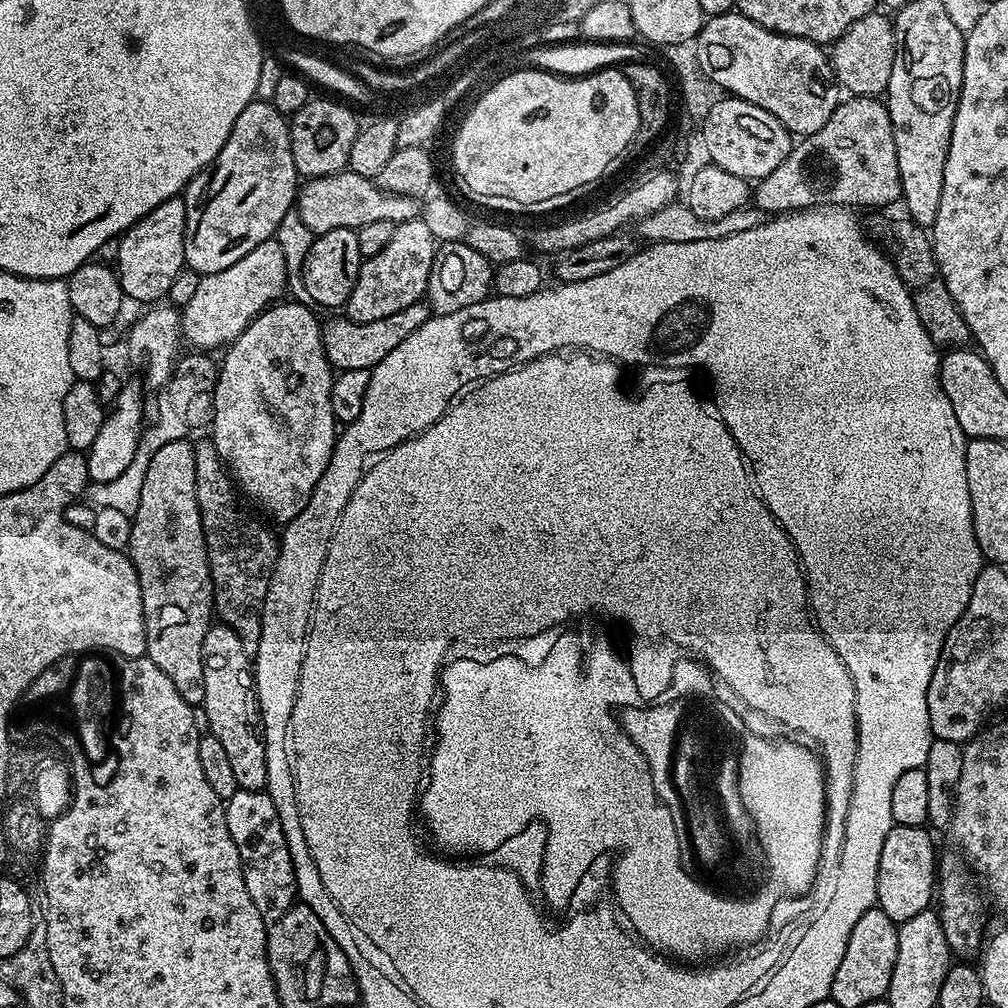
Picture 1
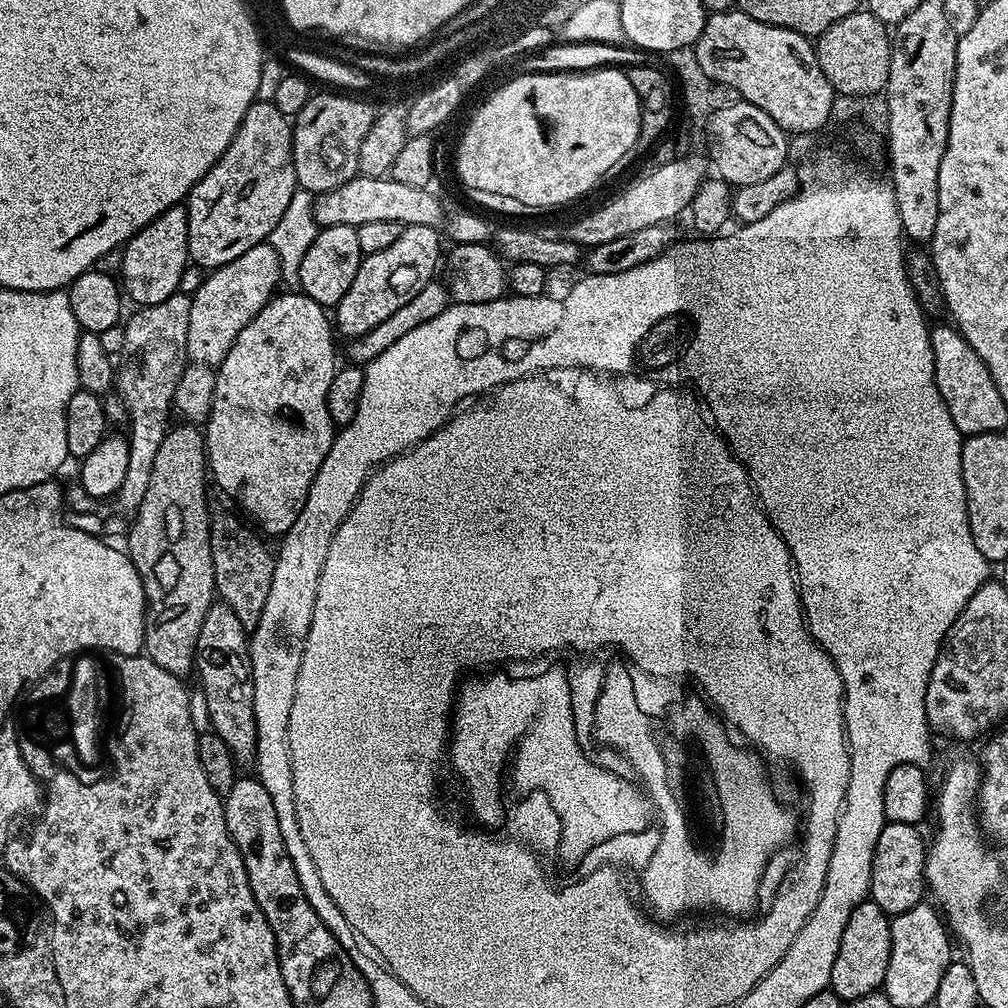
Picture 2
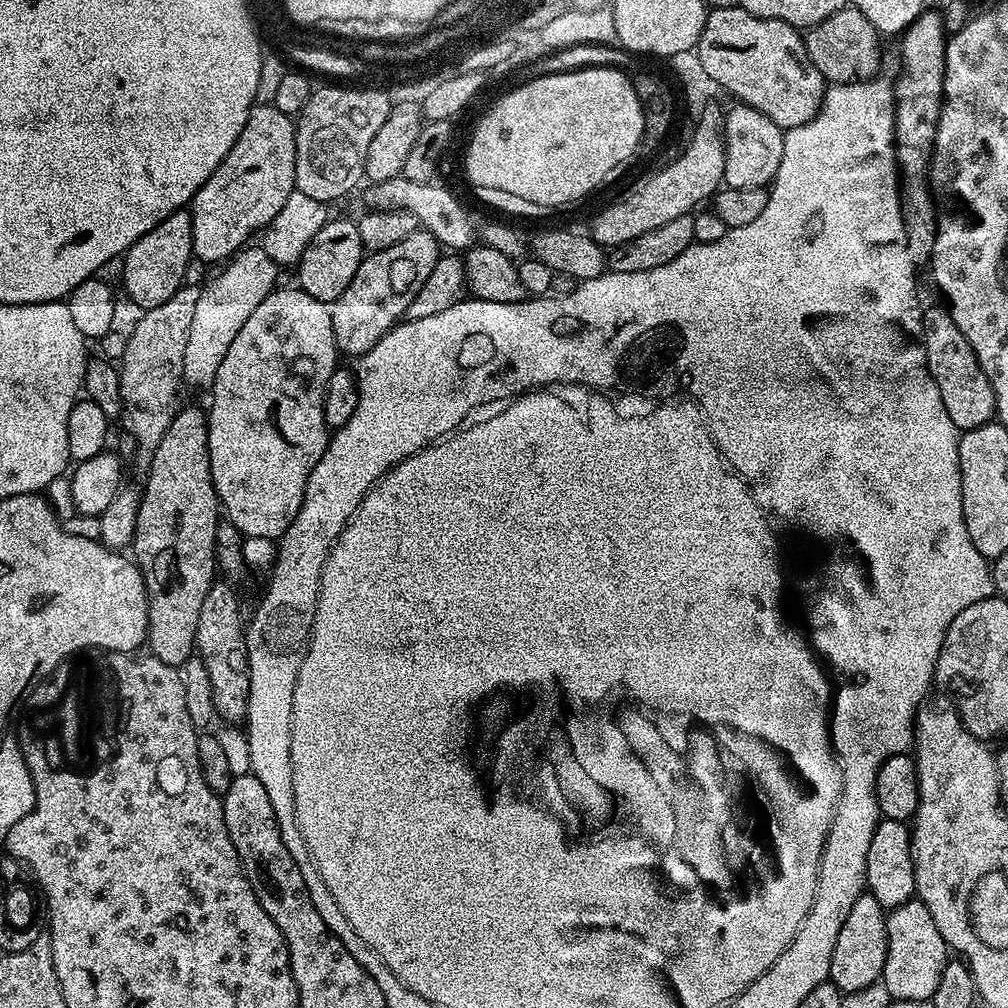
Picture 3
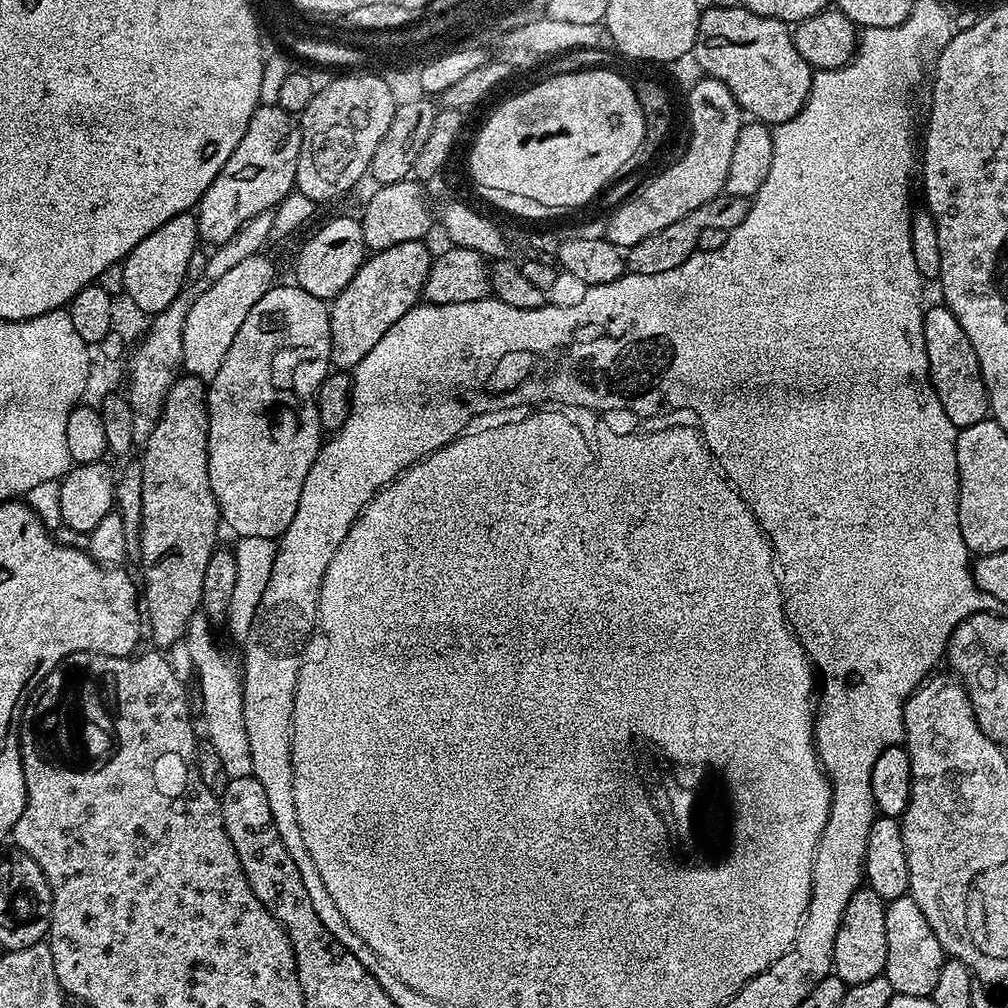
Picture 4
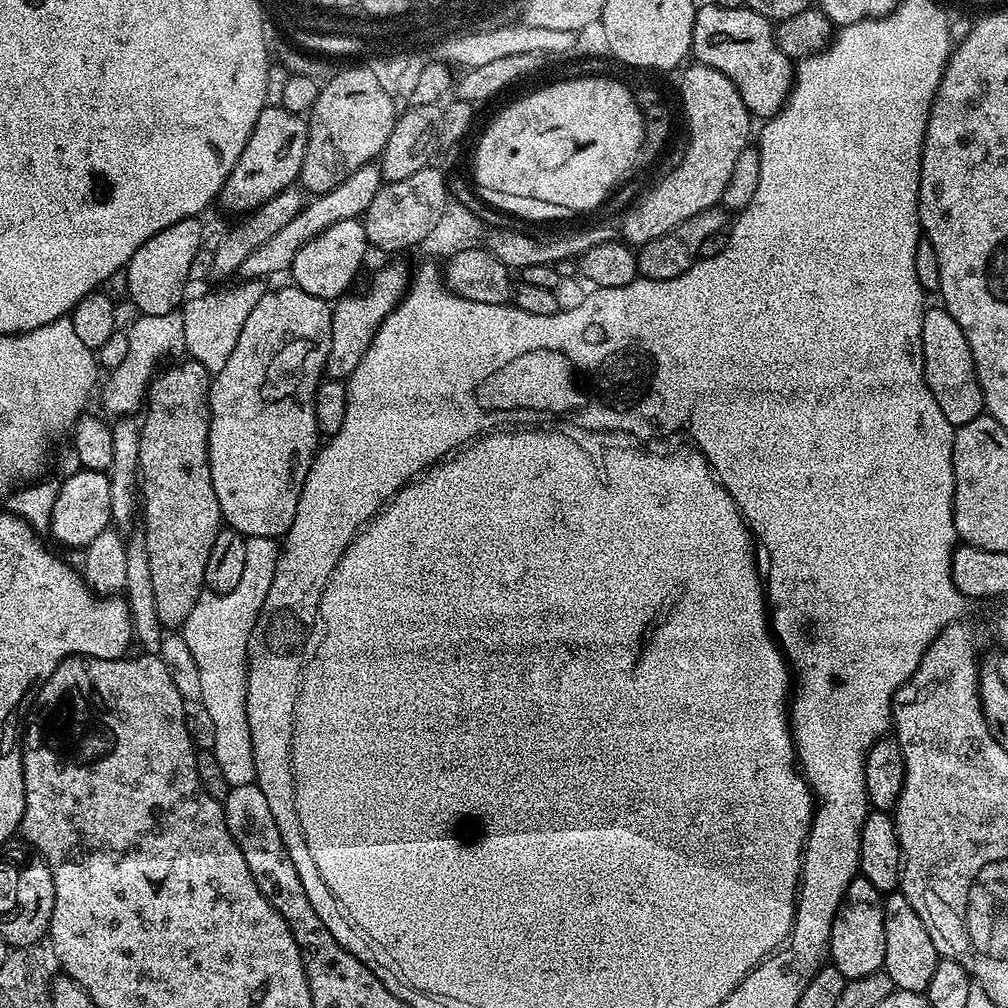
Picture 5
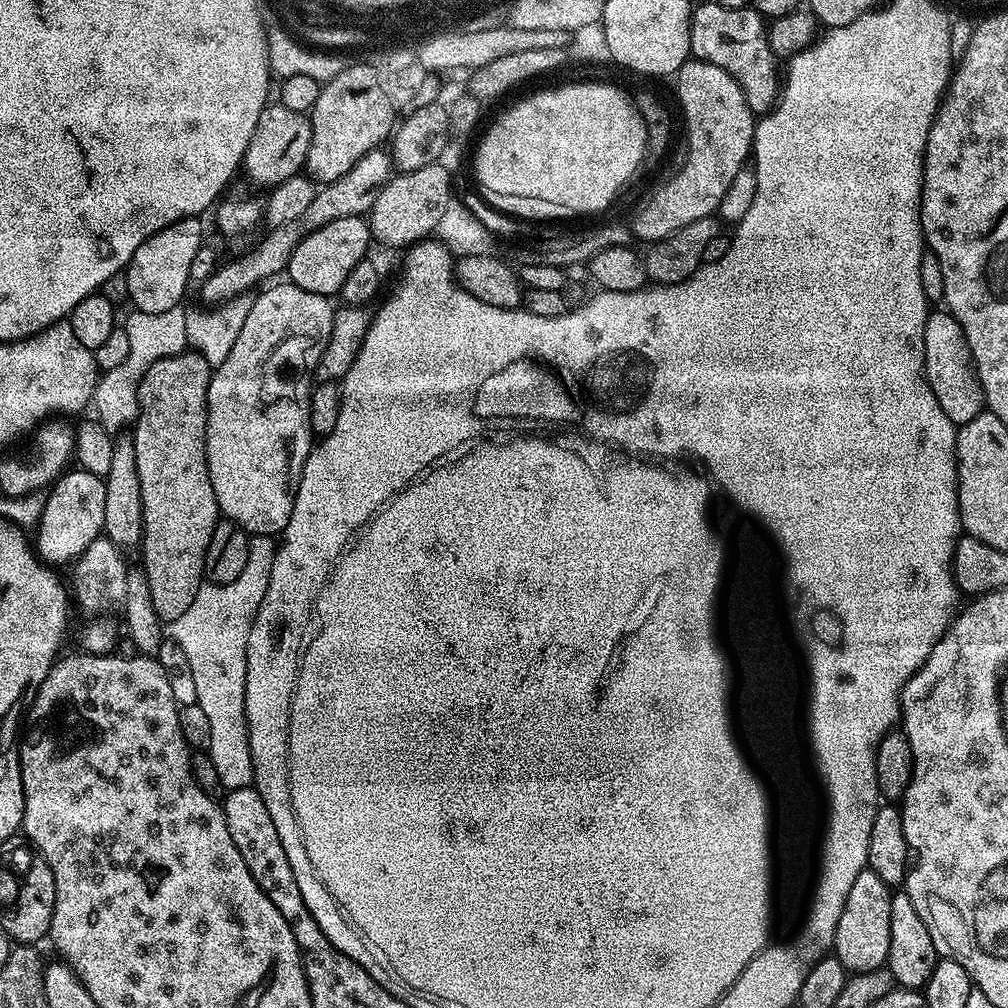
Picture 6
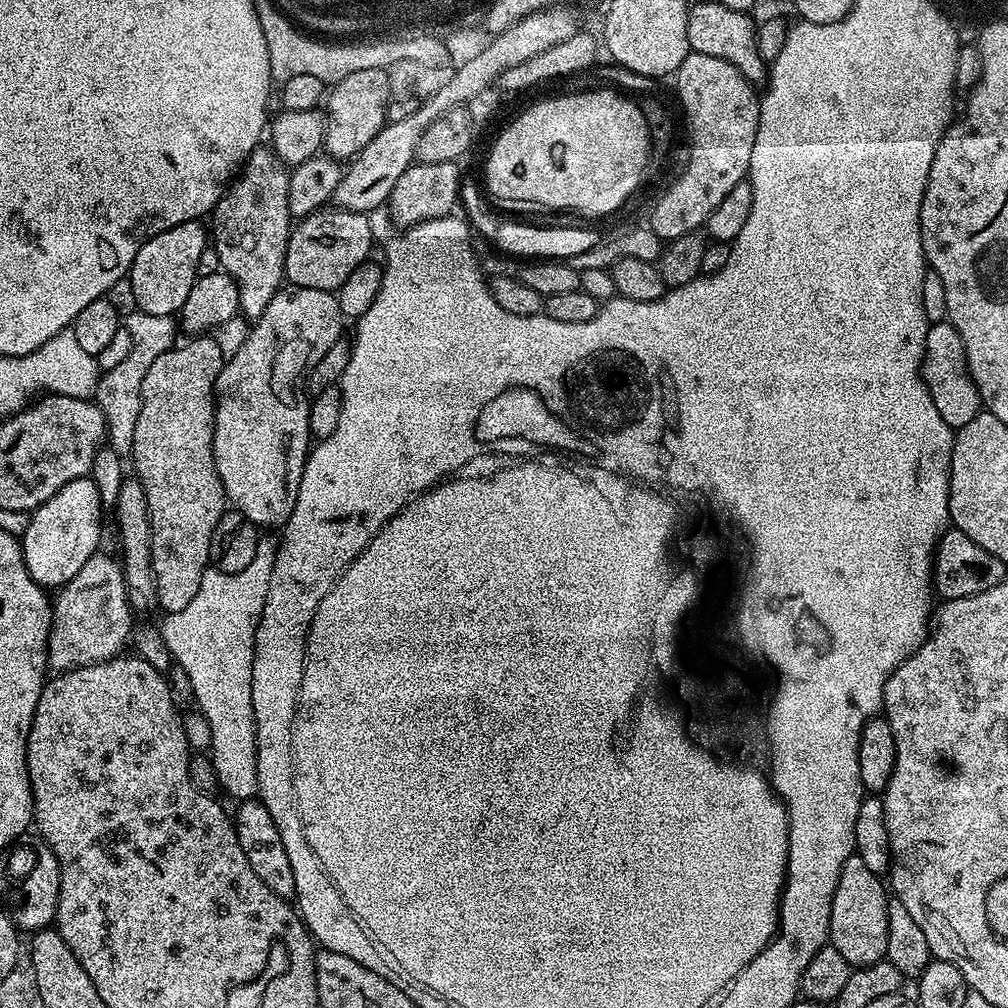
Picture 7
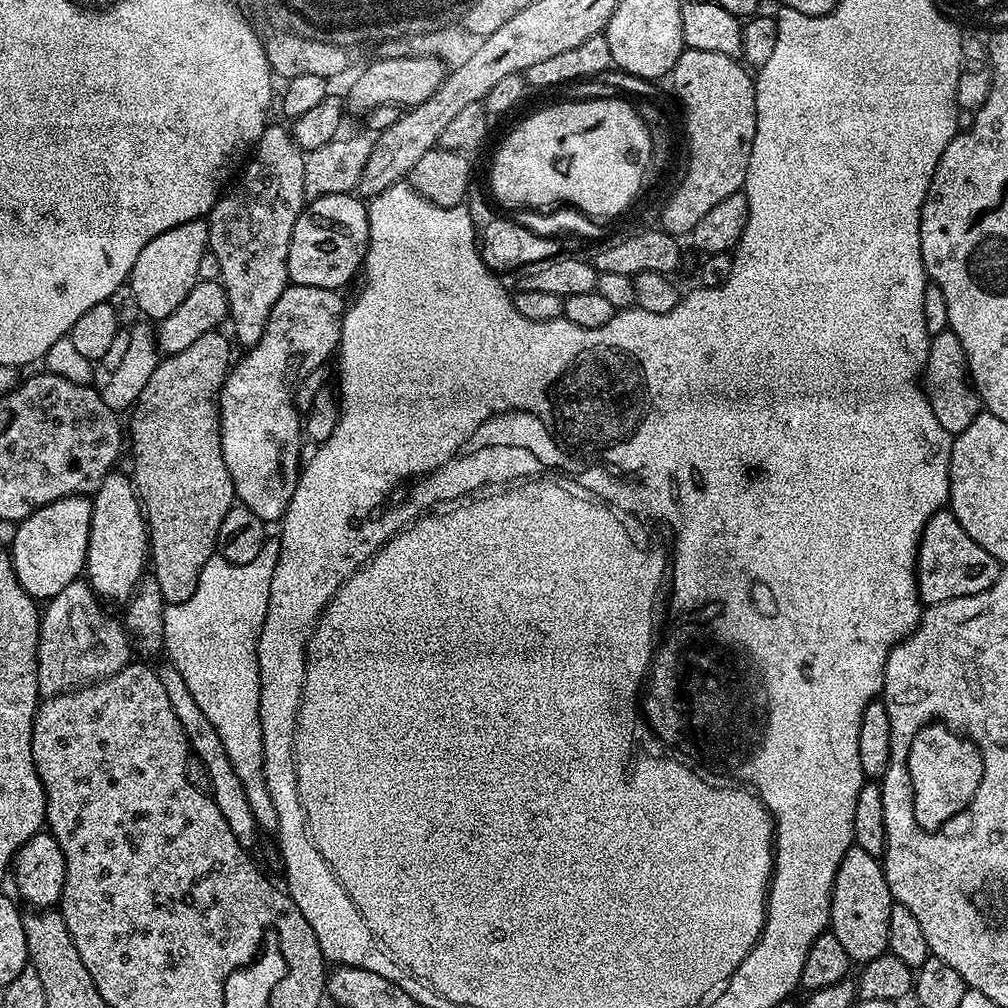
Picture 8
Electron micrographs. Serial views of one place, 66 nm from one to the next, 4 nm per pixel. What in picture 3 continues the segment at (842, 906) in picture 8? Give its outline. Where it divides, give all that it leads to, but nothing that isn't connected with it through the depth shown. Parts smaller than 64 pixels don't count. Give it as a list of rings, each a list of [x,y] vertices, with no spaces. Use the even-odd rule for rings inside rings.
[[[862,895],[854,906],[850,906],[850,914],[846,914],[846,922],[842,922],[842,930],[838,930],[838,942],[834,942],[834,954],[830,954],[831,983],[847,994],[854,990],[862,990],[866,986],[877,983],[884,975],[886,950],[886,909],[878,902],[878,898]]]

